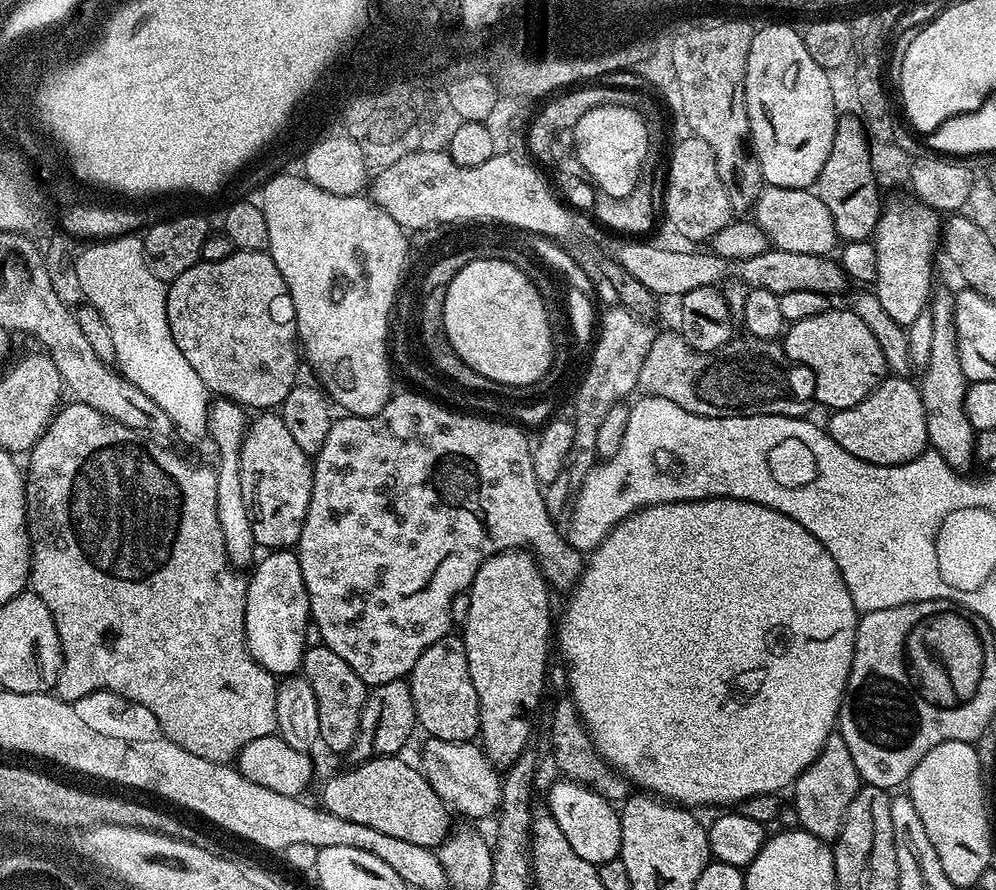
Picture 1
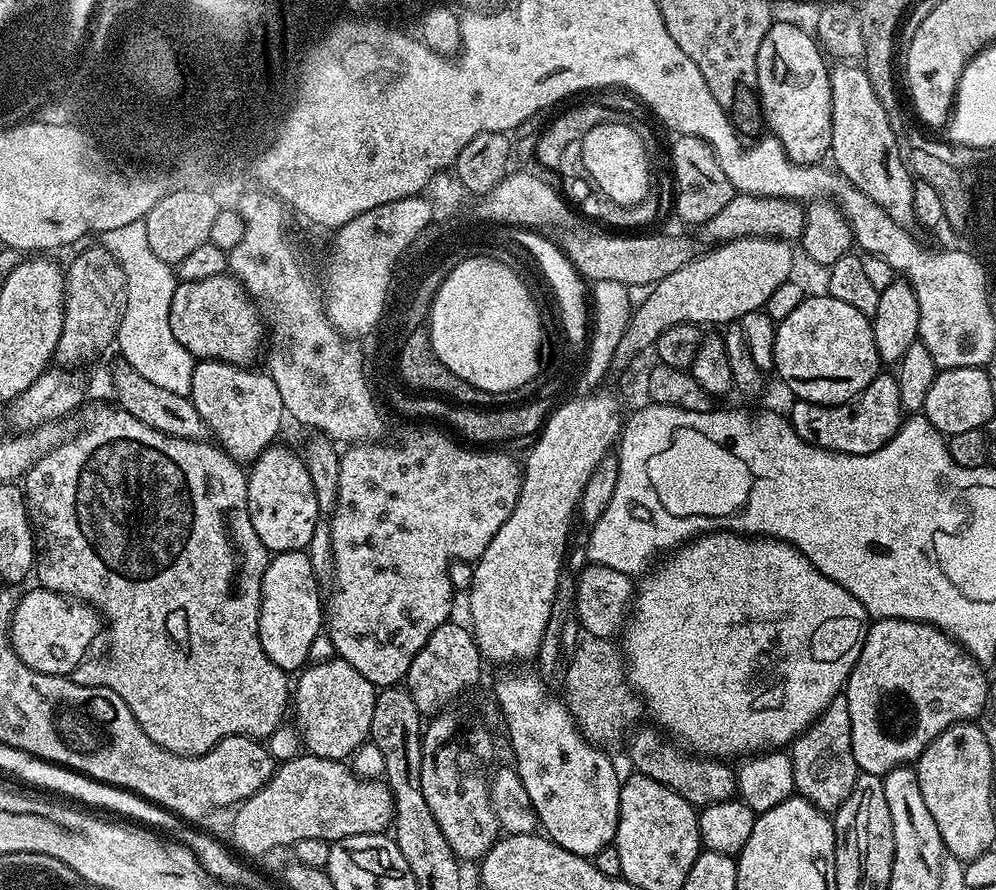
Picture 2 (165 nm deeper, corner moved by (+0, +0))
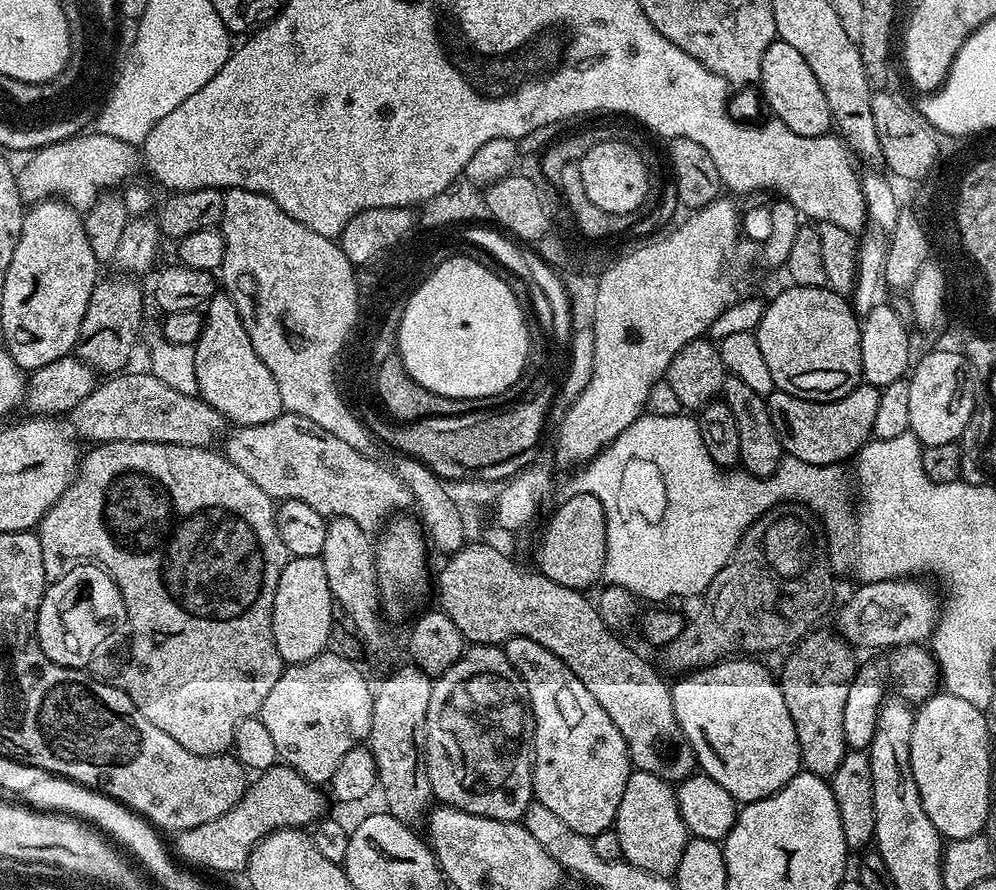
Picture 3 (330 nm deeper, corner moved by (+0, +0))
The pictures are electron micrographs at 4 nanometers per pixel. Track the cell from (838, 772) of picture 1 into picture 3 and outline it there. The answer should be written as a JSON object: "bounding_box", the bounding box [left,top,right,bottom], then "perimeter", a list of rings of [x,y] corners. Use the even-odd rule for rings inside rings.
{"bounding_box":[778,631,858,778],"perimeter":[[[820,631],[809,632],[787,653],[780,676],[778,672],[778,683],[782,698],[786,698],[786,710],[790,710],[790,718],[794,718],[803,771],[831,778],[850,750],[842,730],[842,714],[846,714],[846,694],[850,694],[858,663],[852,653],[855,652],[853,645],[839,635]]]}

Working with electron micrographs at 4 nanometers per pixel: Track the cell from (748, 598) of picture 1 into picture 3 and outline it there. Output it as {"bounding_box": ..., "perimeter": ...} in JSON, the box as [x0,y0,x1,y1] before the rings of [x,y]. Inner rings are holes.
{"bounding_box":[839,578,938,650],"perimeter":[[[901,578],[860,584],[857,592],[840,608],[839,635],[853,646],[865,644],[868,648],[883,650],[927,641],[936,627],[938,604],[936,608],[935,594],[923,588],[920,582],[916,578]]]}

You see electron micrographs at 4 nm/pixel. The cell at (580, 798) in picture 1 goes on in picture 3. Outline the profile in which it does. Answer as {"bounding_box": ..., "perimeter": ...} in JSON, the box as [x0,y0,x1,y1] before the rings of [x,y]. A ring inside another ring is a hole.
{"bounding_box":[502,636,634,838],"perimeter":[[[511,636],[502,647],[526,686],[528,707],[536,723],[532,739],[535,803],[558,814],[578,834],[589,838],[602,834],[615,825],[622,790],[634,770],[618,726],[610,722],[610,714],[598,706],[594,694],[550,650],[521,636]]]}

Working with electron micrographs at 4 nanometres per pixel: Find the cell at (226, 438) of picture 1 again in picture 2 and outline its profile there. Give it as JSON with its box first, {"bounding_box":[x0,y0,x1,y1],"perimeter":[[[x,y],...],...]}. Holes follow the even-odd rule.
{"bounding_box":[188,360,286,466],"perimeter":[[[202,360],[193,367],[188,391],[215,443],[241,466],[251,465],[267,448],[273,447],[277,443],[276,435],[286,421],[282,394],[278,394],[272,377],[264,370],[252,371],[256,370],[221,360]]]}

